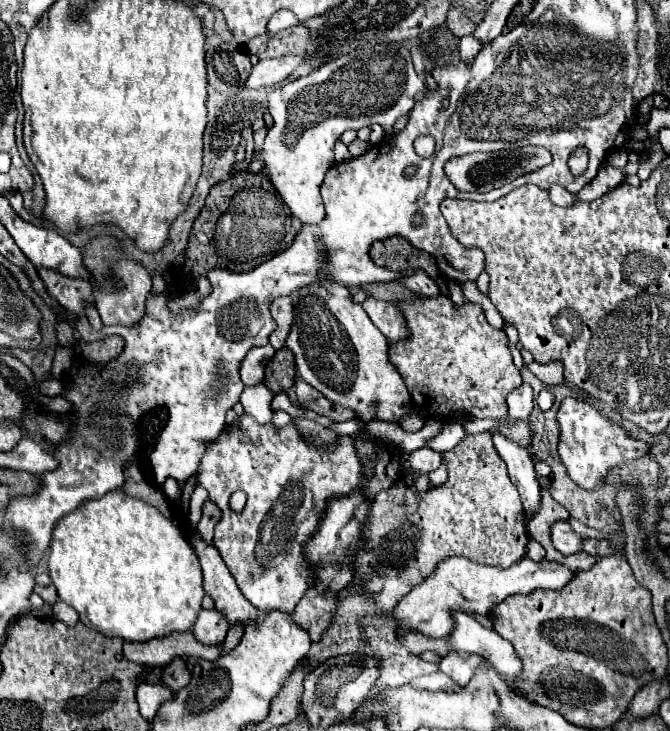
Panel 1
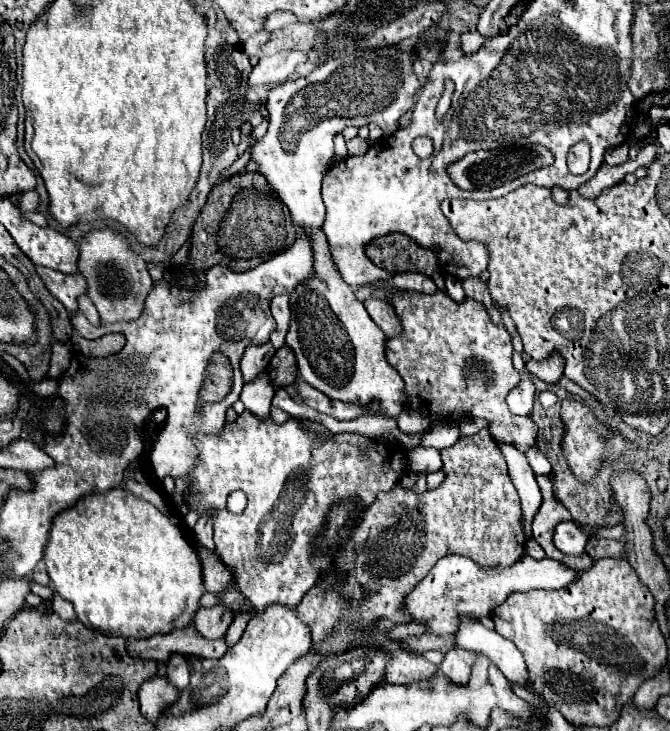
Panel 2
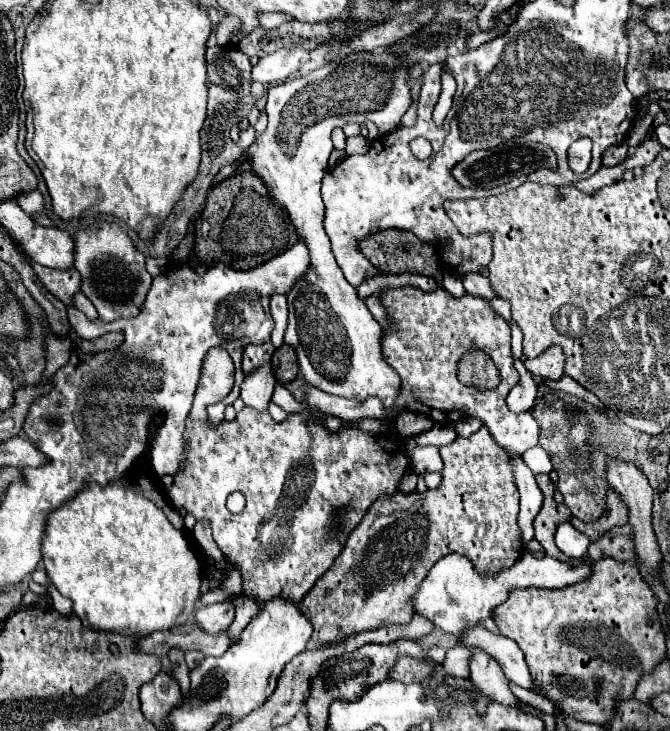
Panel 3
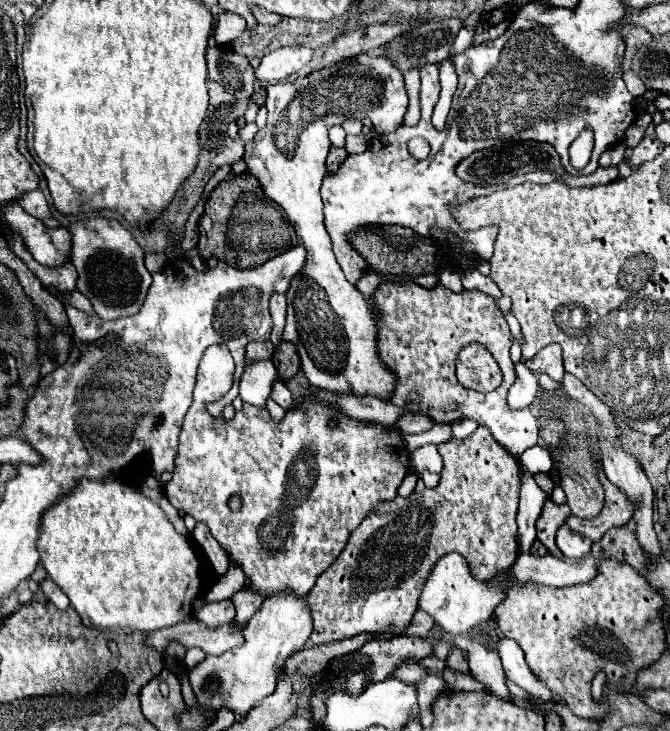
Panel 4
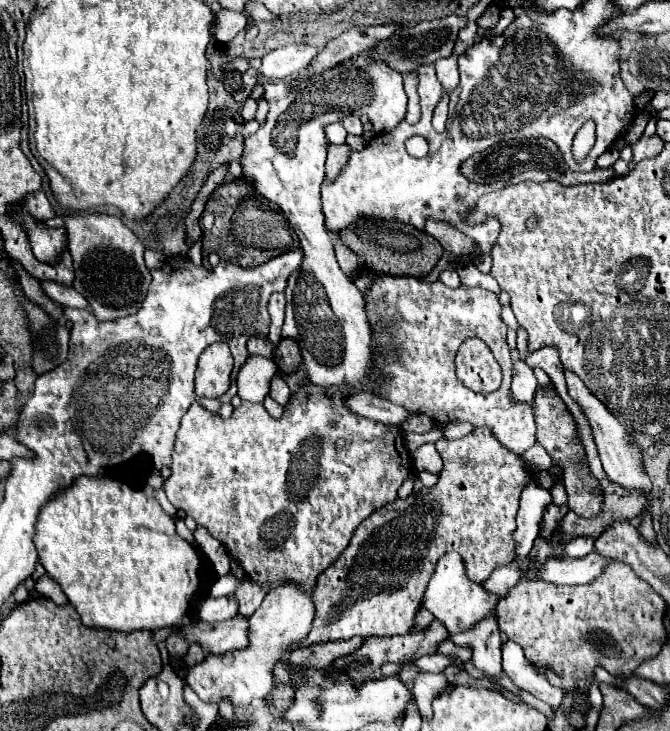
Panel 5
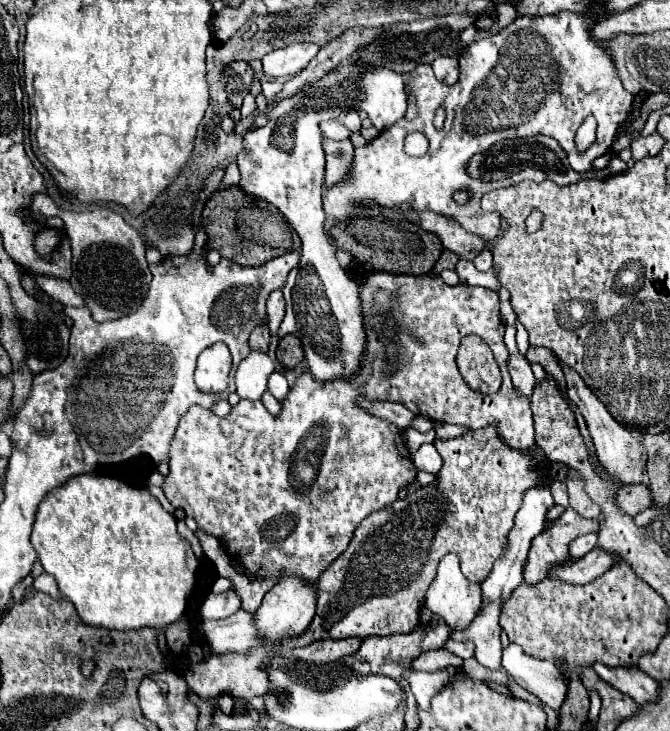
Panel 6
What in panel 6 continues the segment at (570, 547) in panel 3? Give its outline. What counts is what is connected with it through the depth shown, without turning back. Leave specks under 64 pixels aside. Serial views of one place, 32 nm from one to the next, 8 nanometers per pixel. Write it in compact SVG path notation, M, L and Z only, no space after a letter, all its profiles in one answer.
M584 534L584 536L578 536L572 544L570 544L570 556L574 560L580 560L584 558L598 542L598 534Z

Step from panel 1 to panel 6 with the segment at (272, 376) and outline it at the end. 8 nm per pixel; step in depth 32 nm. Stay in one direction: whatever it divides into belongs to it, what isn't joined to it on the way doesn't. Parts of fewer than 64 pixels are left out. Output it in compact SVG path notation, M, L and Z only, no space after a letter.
M284 336L278 344L278 350L276 350L276 356L278 356L278 362L284 370L300 364L304 360L304 350L302 350L302 344L298 340L298 336Z

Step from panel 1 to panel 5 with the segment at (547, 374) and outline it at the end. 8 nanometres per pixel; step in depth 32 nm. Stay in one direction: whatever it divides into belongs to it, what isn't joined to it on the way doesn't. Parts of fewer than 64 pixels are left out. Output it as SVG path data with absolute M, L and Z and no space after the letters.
M550 346L538 348L536 352L530 352L530 354L526 356L526 362L528 362L532 368L534 368L534 366L540 366L540 368L550 376L550 380L554 382L554 386L556 386L556 390L558 390L558 395L570 410L568 404L570 404L572 398L570 398L567 392L564 368L562 368L558 350L556 350L556 348L550 348Z

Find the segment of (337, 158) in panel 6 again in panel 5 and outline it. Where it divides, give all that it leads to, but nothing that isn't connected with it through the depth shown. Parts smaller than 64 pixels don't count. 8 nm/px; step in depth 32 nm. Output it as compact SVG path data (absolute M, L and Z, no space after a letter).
M328 142L328 158L326 158L326 180L334 180L340 174L340 168L348 164L350 156L350 146L348 144L332 144Z

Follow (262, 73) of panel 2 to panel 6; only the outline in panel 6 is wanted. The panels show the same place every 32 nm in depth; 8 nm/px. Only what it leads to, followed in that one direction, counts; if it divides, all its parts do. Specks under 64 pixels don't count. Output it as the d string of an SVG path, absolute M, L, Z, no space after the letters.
M306 42L306 44L290 44L286 48L274 50L270 54L266 54L262 58L264 64L264 74L272 76L272 78L290 78L296 76L302 68L306 68L306 64L318 54L320 46Z

